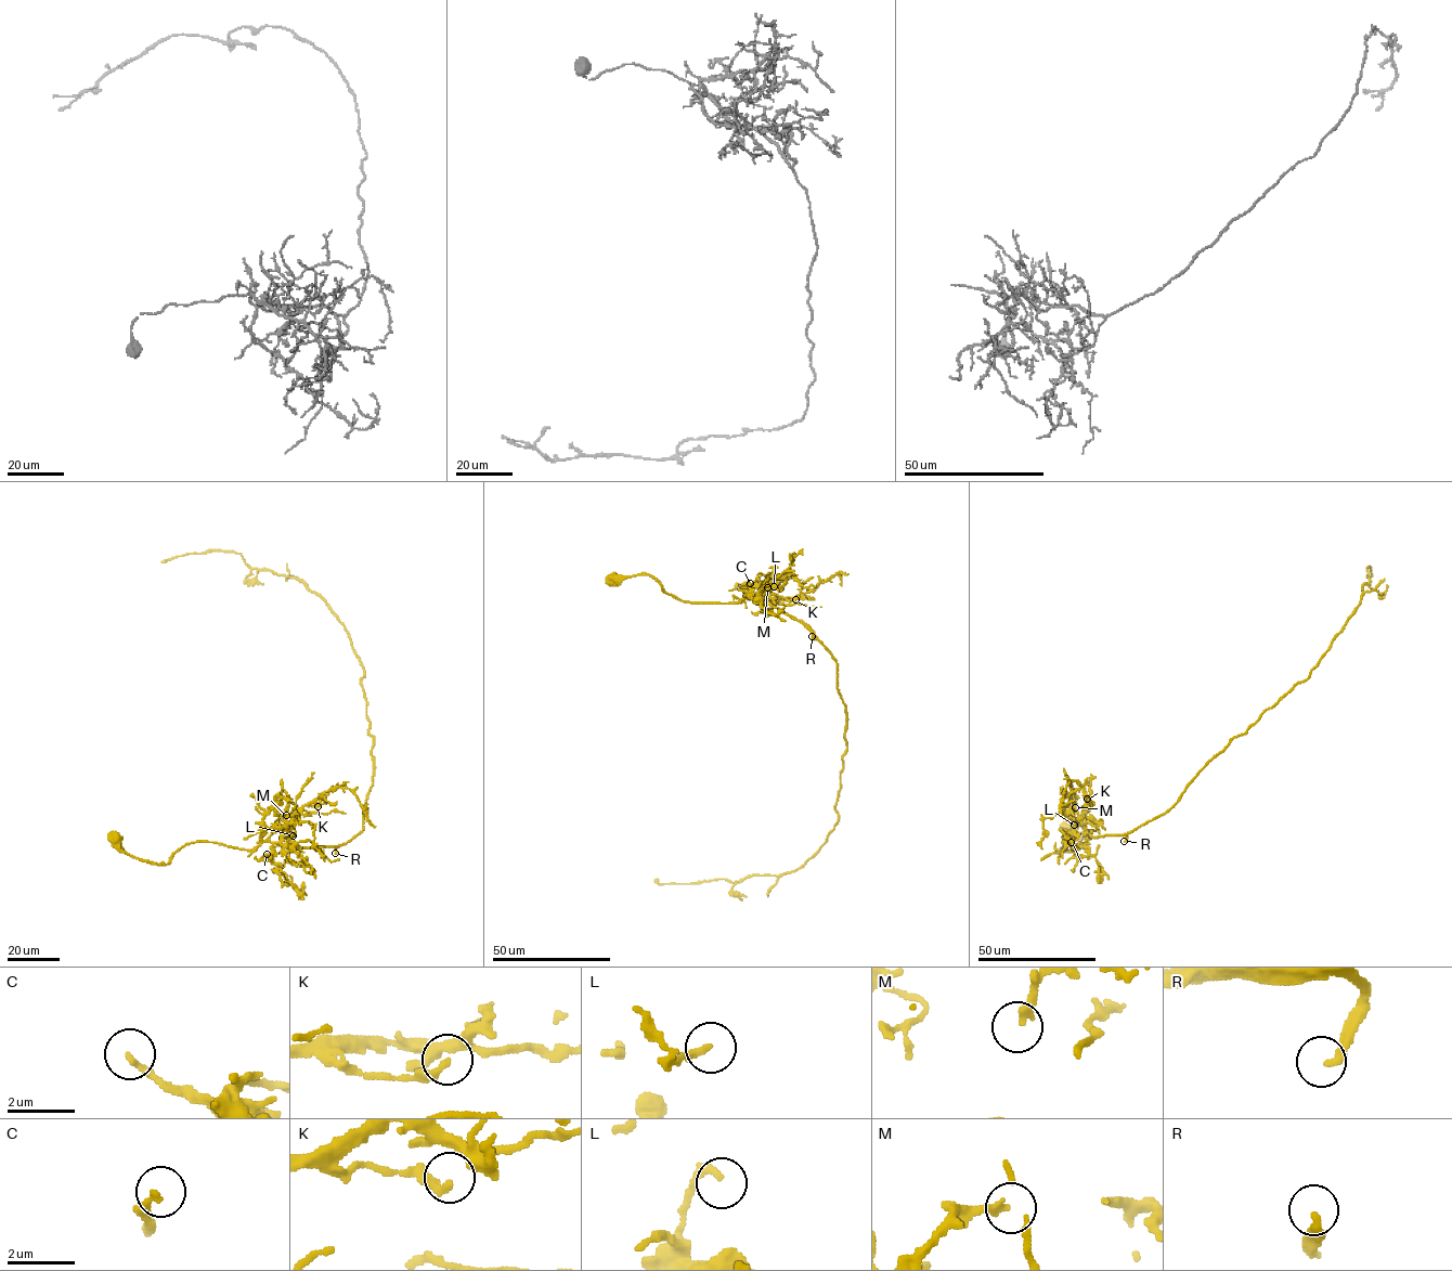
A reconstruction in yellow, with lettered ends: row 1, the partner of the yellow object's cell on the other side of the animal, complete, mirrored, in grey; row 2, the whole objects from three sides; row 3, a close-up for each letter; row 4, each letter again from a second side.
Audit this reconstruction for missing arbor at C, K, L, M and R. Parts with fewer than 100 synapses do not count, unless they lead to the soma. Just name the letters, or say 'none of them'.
R

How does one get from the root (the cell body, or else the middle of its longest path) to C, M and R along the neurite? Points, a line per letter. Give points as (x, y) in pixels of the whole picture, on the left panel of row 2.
C: (114, 840), (121, 851), (156, 864), (167, 864), (194, 841), (249, 850), (270, 841), (268, 859), (267, 854)
M: (114, 840), (134, 857), (167, 864), (194, 841), (255, 850), (268, 829), (290, 821), (286, 815)
R: (114, 840), (156, 864), (194, 841), (249, 850), (266, 841), (338, 846), (335, 853)

